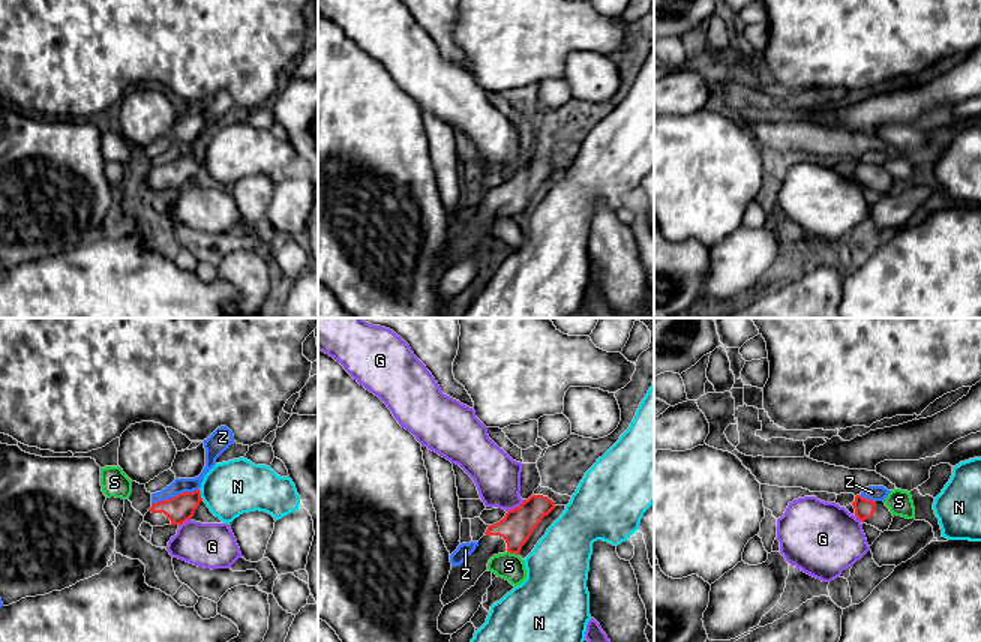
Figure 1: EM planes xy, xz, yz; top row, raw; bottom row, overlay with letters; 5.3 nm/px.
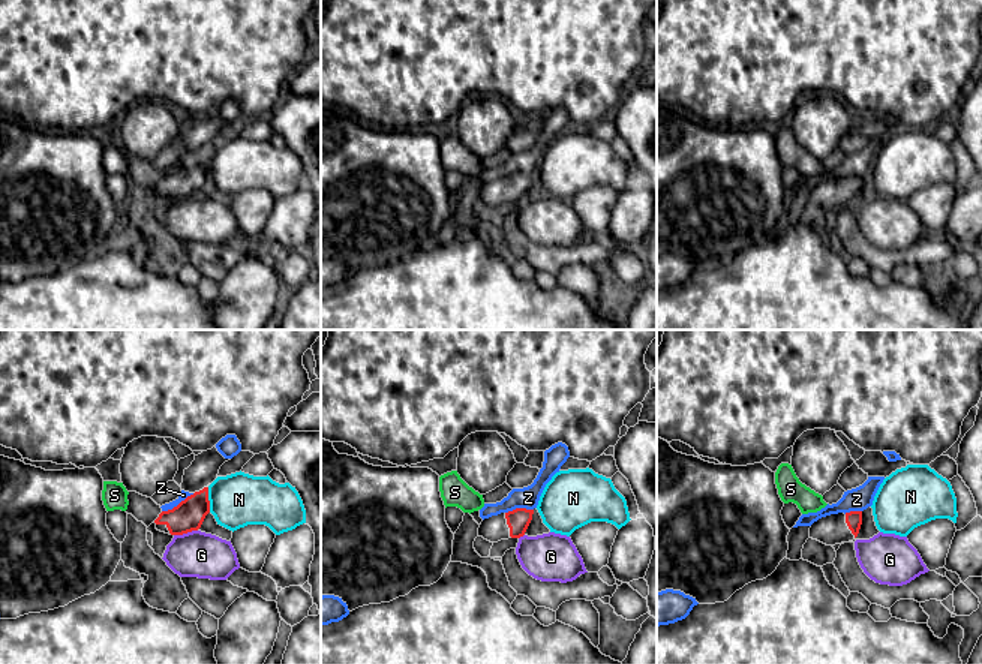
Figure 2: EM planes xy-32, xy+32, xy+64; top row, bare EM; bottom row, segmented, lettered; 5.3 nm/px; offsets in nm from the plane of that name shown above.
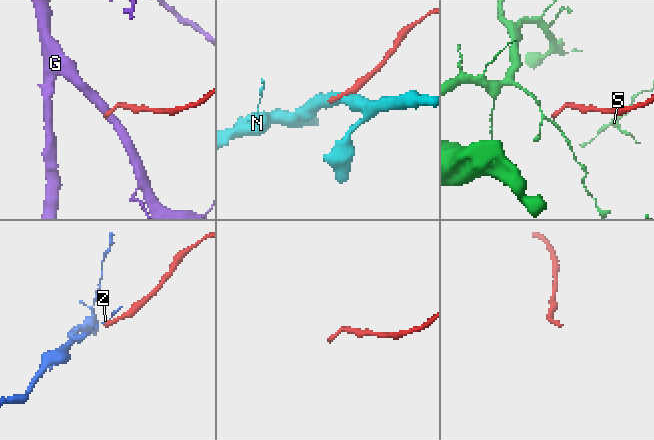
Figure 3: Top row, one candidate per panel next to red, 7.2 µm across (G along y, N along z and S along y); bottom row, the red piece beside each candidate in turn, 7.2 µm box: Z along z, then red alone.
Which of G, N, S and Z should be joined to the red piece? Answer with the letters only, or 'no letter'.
no letter

